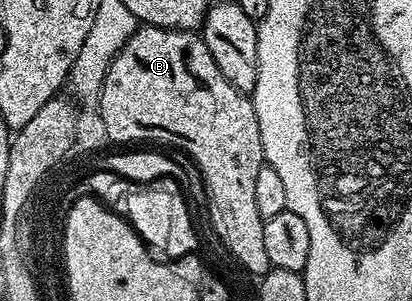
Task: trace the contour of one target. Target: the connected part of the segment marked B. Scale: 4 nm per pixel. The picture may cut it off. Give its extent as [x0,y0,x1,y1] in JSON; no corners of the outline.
[99,24,271,275]

